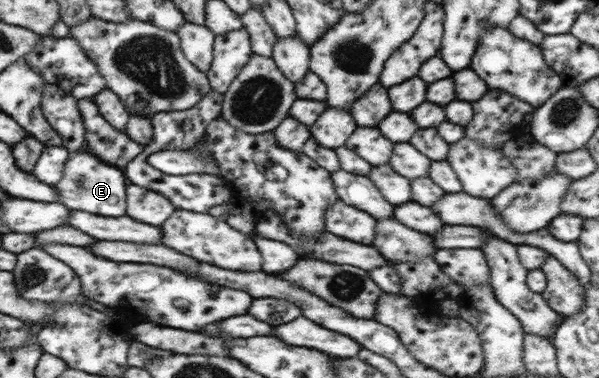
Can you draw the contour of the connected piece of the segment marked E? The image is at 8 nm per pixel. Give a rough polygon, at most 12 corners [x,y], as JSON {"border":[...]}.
{"border":[[91,151],[70,153],[58,201],[125,214],[125,176]]}

